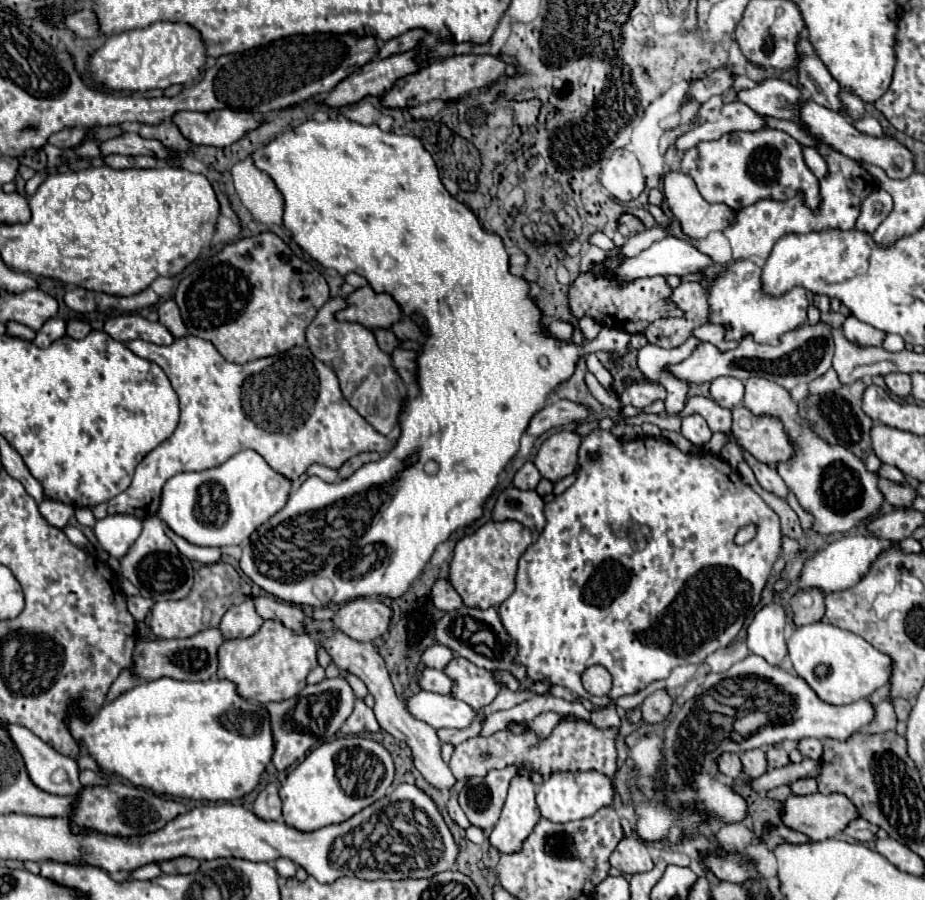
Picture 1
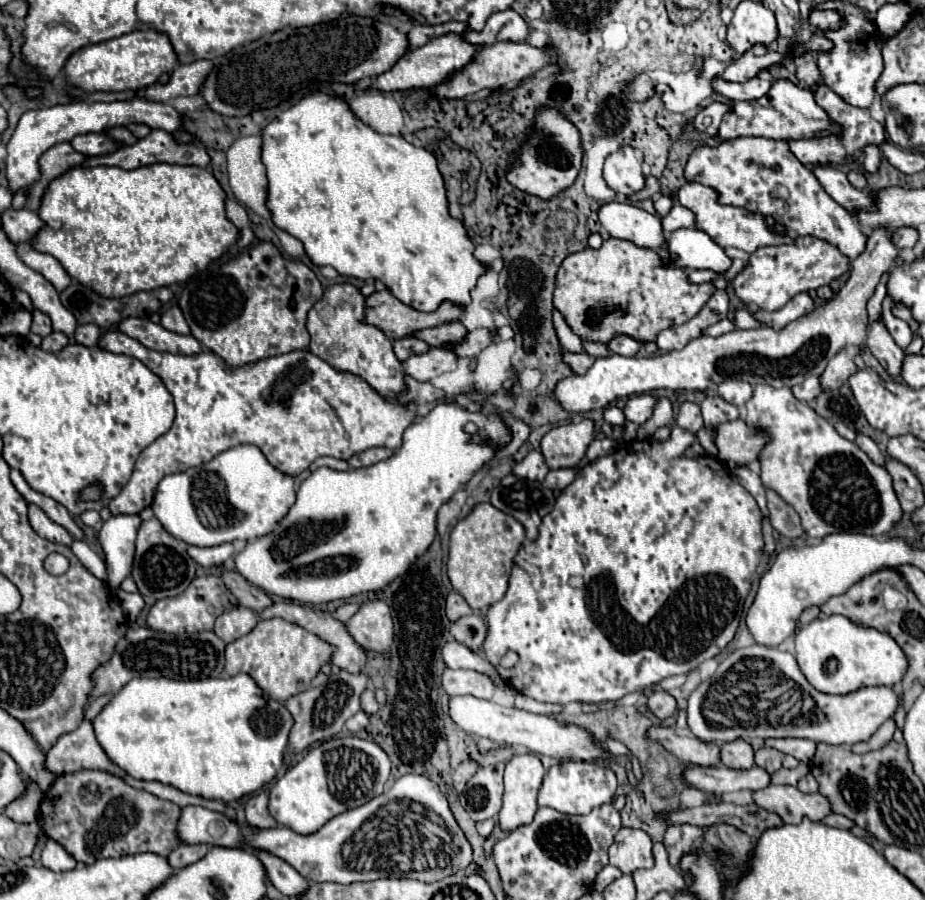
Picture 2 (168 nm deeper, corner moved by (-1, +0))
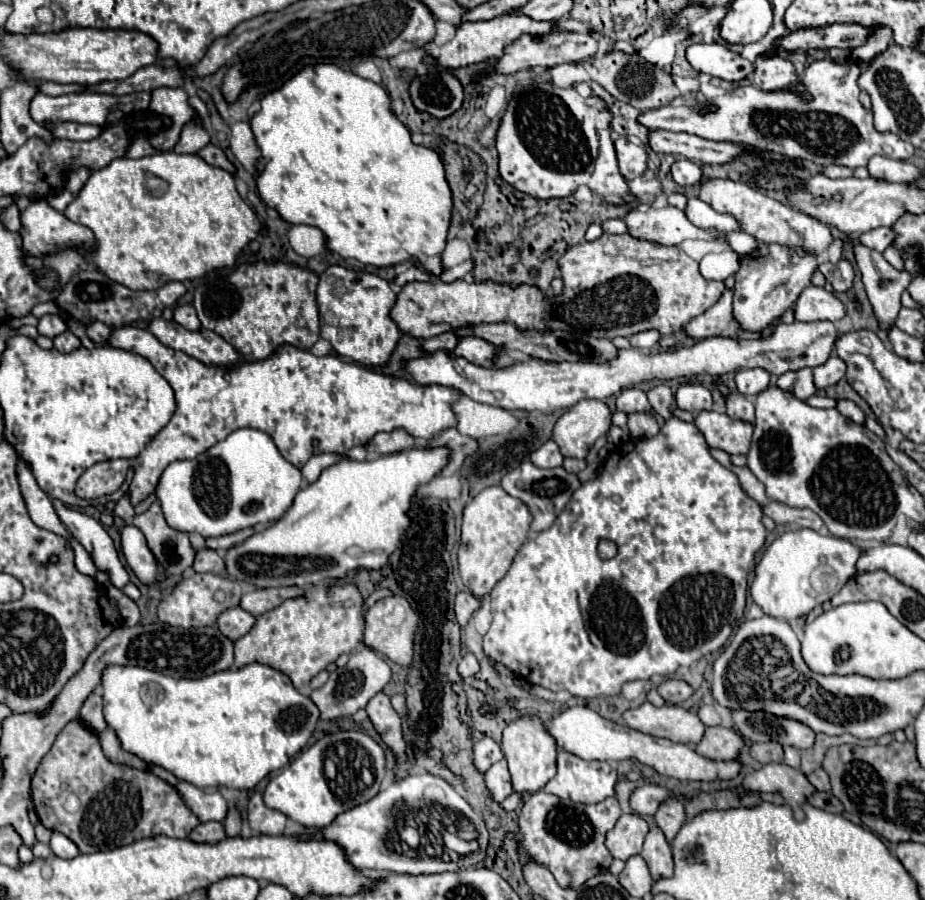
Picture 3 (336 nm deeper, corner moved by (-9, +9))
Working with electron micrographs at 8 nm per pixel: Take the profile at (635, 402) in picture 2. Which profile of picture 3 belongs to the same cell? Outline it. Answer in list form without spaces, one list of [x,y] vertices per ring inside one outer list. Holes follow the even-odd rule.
[[[628,414],[628,430],[632,438],[652,438],[660,426],[648,414]]]

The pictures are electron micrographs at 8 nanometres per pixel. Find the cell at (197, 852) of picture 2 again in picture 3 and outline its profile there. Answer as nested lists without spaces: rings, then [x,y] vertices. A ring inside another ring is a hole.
[[[204,822],[200,826],[196,826],[190,836],[190,840],[194,842],[218,842],[222,838],[226,838],[226,832],[224,832],[224,824],[222,822]]]

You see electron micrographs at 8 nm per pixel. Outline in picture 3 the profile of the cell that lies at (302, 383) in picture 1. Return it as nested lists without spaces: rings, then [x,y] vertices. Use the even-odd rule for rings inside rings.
[[[136,326],[116,328],[112,330],[108,344],[144,356],[156,368],[156,372],[166,378],[176,398],[176,412],[166,424],[166,428],[162,428],[154,436],[154,440],[144,448],[144,452],[132,460],[134,480],[130,484],[130,496],[134,506],[156,490],[156,484],[170,462],[196,458],[200,452],[204,452],[204,448],[208,450],[210,446],[224,440],[230,432],[238,428],[256,428],[266,432],[276,442],[280,454],[296,468],[302,468],[308,462],[308,458],[314,454],[322,452],[346,454],[354,446],[364,446],[376,432],[390,432],[394,428],[404,428],[418,440],[430,440],[434,434],[456,426],[456,416],[452,412],[452,406],[462,396],[462,392],[456,388],[418,386],[406,378],[382,376],[358,364],[344,362],[336,356],[318,358],[312,356],[308,350],[300,350],[290,344],[280,346],[266,360],[244,362],[232,370],[222,370],[218,366],[204,366],[202,362],[186,356],[184,352],[164,346],[146,328],[136,328]]]

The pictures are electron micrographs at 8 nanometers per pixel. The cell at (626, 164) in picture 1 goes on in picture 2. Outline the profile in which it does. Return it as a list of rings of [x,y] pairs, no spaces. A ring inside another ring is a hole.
[[[624,145],[606,159],[604,179],[614,193],[622,193],[626,197],[644,189],[646,183],[640,169],[640,161],[634,155],[632,147]]]

